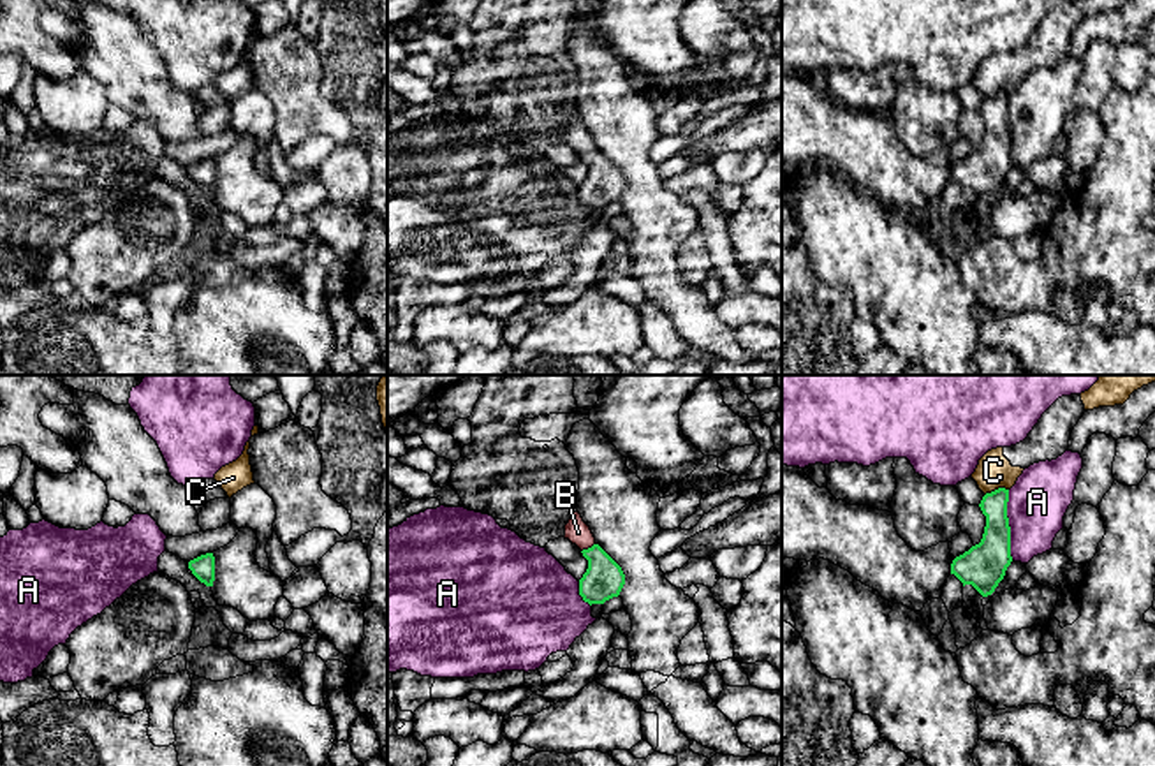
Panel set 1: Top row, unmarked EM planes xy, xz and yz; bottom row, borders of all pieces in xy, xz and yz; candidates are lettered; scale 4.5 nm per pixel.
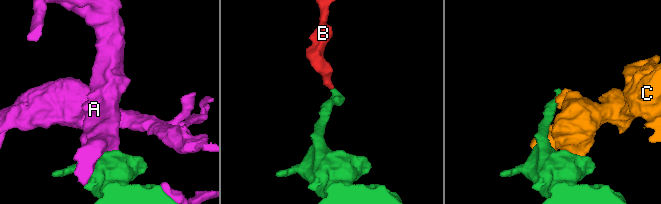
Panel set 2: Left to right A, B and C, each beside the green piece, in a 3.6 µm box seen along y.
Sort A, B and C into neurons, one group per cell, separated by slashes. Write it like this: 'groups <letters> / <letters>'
groups A / B / C

